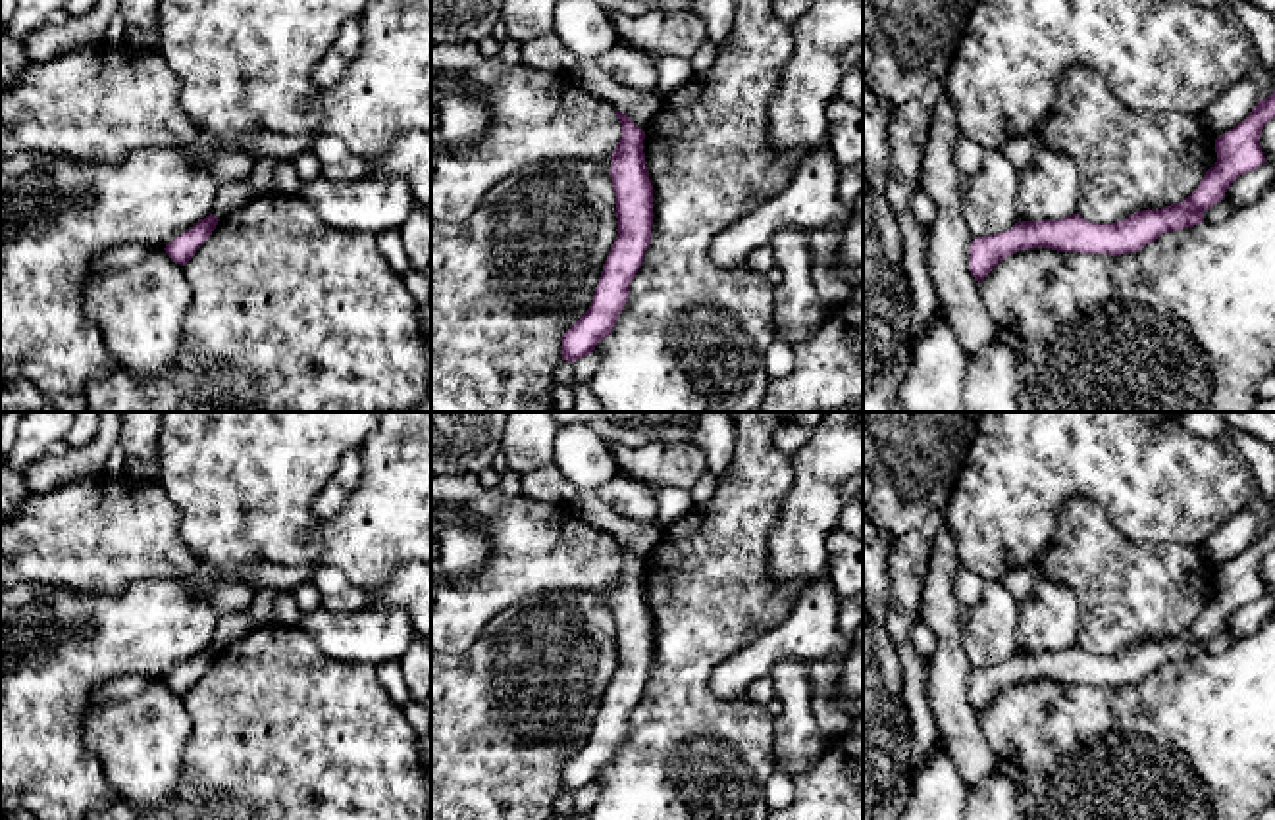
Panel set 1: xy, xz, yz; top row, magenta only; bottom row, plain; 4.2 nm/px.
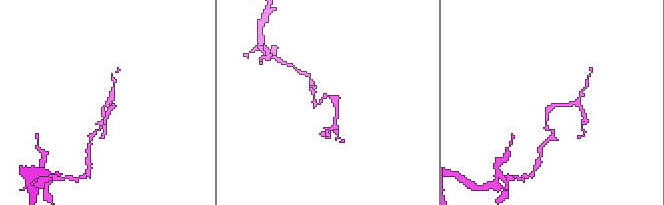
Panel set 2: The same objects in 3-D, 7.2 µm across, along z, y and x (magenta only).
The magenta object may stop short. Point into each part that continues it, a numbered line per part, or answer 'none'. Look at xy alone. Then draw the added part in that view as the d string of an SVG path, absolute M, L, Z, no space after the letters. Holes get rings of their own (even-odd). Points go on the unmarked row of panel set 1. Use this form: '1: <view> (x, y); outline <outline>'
none

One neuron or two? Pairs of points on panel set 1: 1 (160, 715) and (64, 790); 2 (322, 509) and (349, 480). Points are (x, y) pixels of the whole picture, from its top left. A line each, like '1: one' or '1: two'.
1: two
2: one

